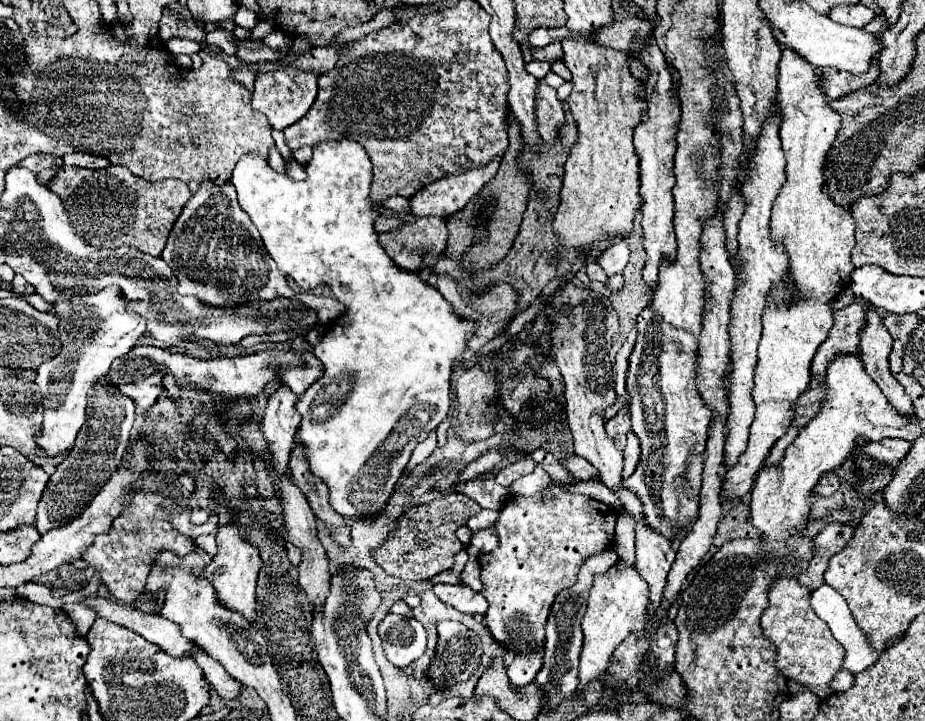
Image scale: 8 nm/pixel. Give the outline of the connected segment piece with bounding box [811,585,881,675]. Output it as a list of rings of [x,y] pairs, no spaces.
[[[823,585],[823,587],[815,589],[815,591],[811,593],[811,607],[813,607],[815,613],[829,625],[833,637],[843,645],[843,649],[845,649],[843,669],[845,669],[845,671],[857,675],[859,671],[865,671],[867,667],[873,667],[873,665],[875,665],[875,661],[881,657],[881,651],[877,651],[877,649],[871,647],[871,643],[867,641],[867,635],[865,635],[865,633],[861,631],[861,627],[855,623],[849,607],[847,607],[847,603],[845,603],[845,599],[843,599],[833,587]]]

